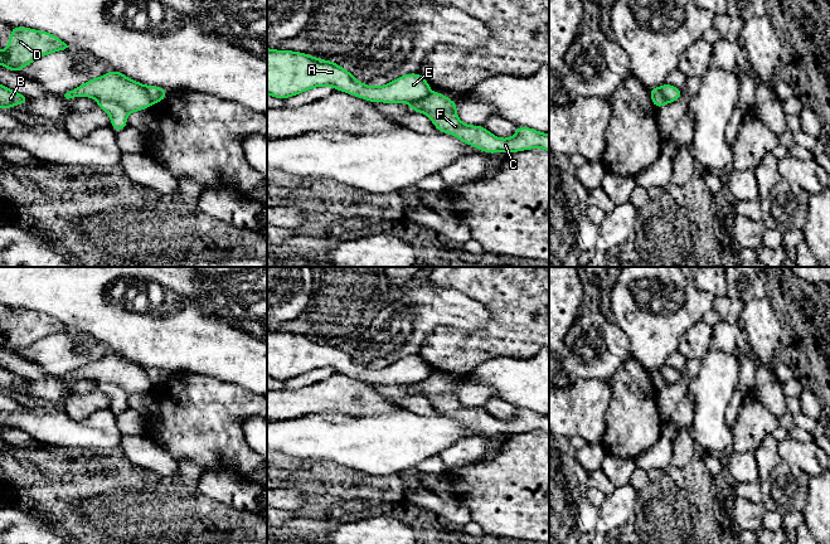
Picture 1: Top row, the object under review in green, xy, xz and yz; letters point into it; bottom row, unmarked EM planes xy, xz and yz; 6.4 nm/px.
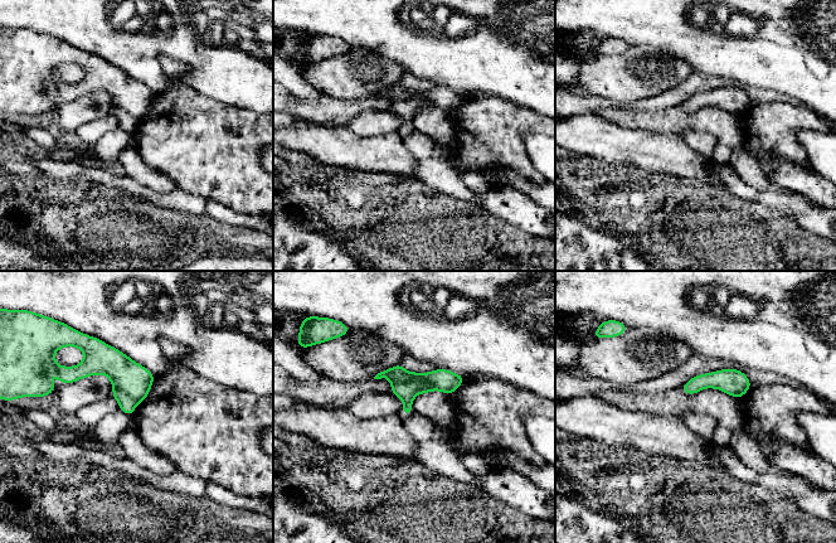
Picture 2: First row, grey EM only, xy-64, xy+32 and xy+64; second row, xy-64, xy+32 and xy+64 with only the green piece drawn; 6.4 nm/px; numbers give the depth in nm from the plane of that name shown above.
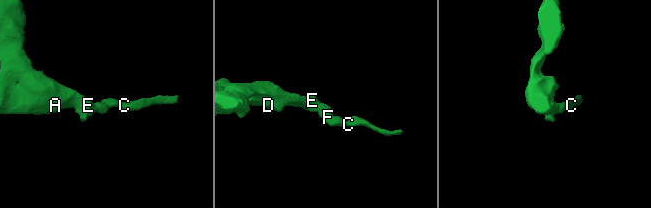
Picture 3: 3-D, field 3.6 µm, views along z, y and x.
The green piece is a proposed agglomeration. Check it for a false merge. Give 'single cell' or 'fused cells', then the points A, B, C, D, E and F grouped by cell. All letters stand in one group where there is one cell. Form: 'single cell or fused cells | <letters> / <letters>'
fused cells | A B D E / C F

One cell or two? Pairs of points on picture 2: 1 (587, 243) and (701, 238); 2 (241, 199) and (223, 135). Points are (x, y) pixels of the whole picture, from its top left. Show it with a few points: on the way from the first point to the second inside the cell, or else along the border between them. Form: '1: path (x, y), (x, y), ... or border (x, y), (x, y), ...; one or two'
1: border (610, 233), (621, 238), (643, 257); two
2: path (241, 183), (223, 164), (223, 151); one

